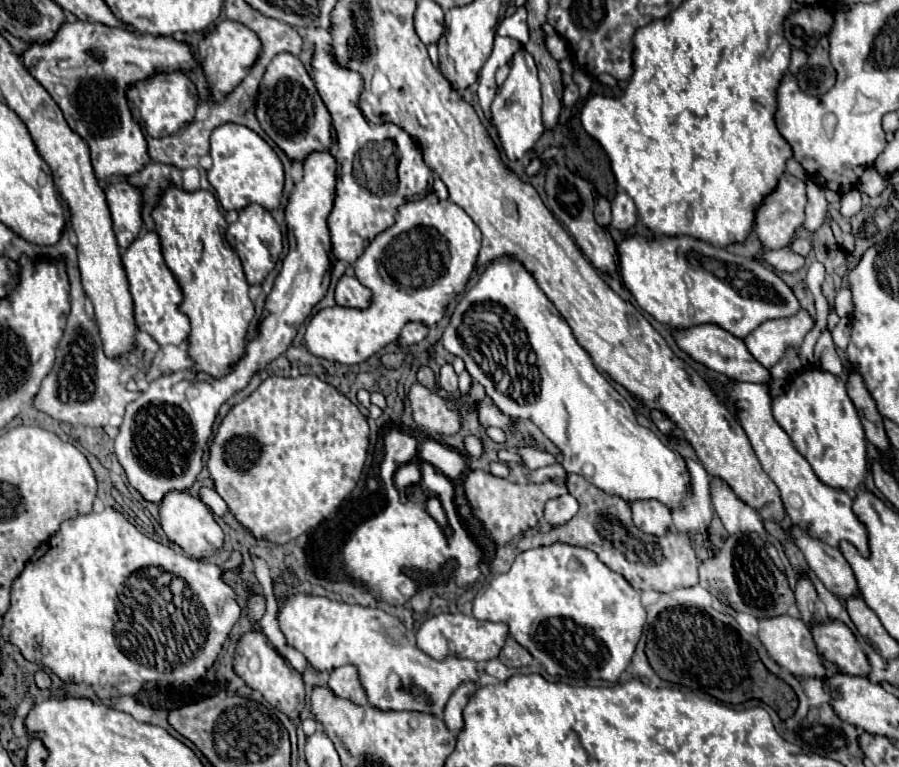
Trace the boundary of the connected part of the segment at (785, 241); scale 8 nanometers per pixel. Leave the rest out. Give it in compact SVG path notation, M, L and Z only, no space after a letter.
M783 173L777 187L763 199L763 203L757 207L755 211L755 221L753 221L753 233L757 235L757 239L761 241L763 251L771 251L771 249L781 249L791 245L793 237L797 235L797 231L803 225L805 219L805 205L807 205L807 195L805 195L805 183L797 177L793 177L791 173Z

